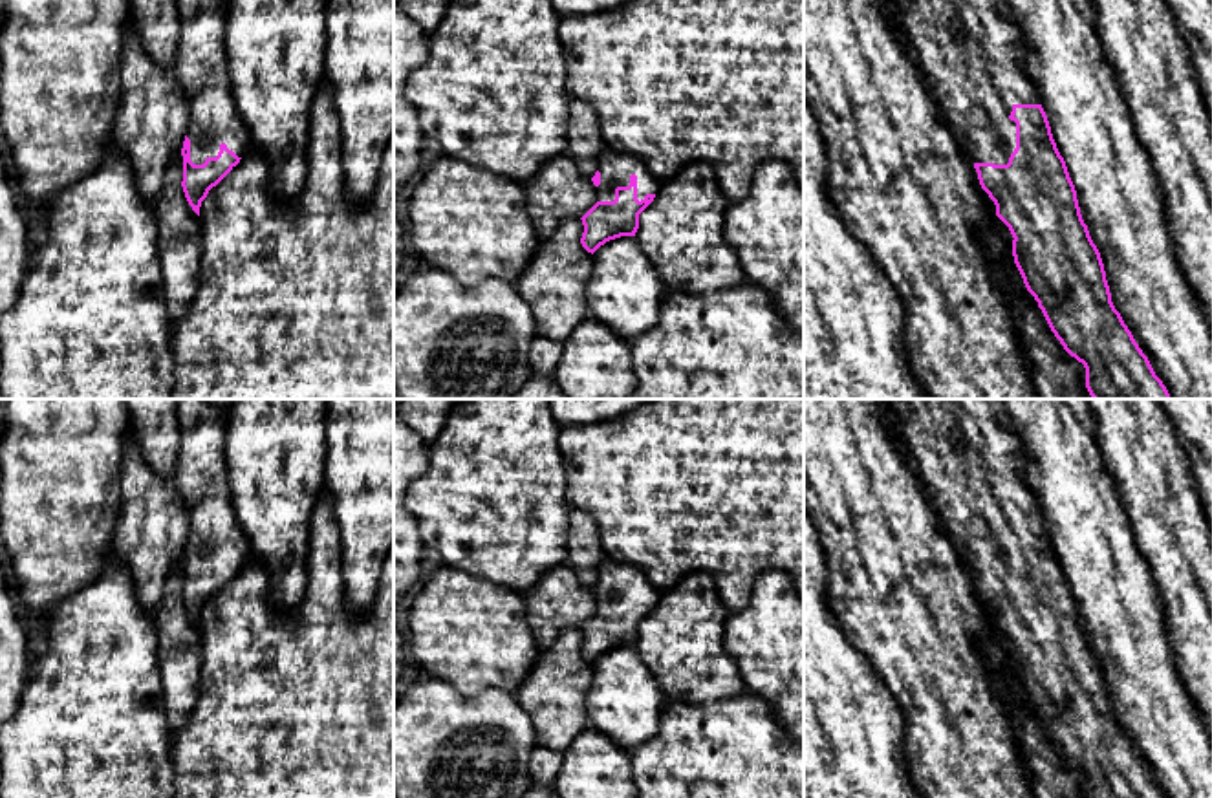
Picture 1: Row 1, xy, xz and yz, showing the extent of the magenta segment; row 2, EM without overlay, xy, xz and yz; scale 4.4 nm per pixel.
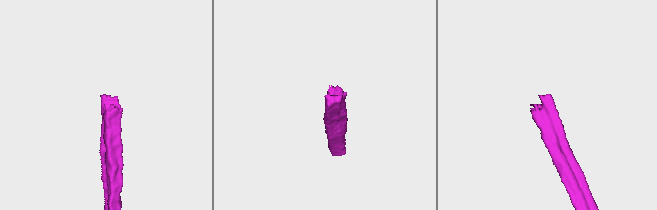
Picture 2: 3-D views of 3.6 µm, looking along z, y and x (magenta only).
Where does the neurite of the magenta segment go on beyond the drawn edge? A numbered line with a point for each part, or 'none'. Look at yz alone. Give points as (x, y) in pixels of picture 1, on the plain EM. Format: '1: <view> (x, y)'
1: yz (971, 462)

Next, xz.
1: xz (616, 581)

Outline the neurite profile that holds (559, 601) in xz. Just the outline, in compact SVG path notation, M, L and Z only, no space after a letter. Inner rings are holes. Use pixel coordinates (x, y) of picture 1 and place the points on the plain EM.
M557 566L524 593L527 620L540 650L569 628L582 628L597 611L597 597L568 566Z

